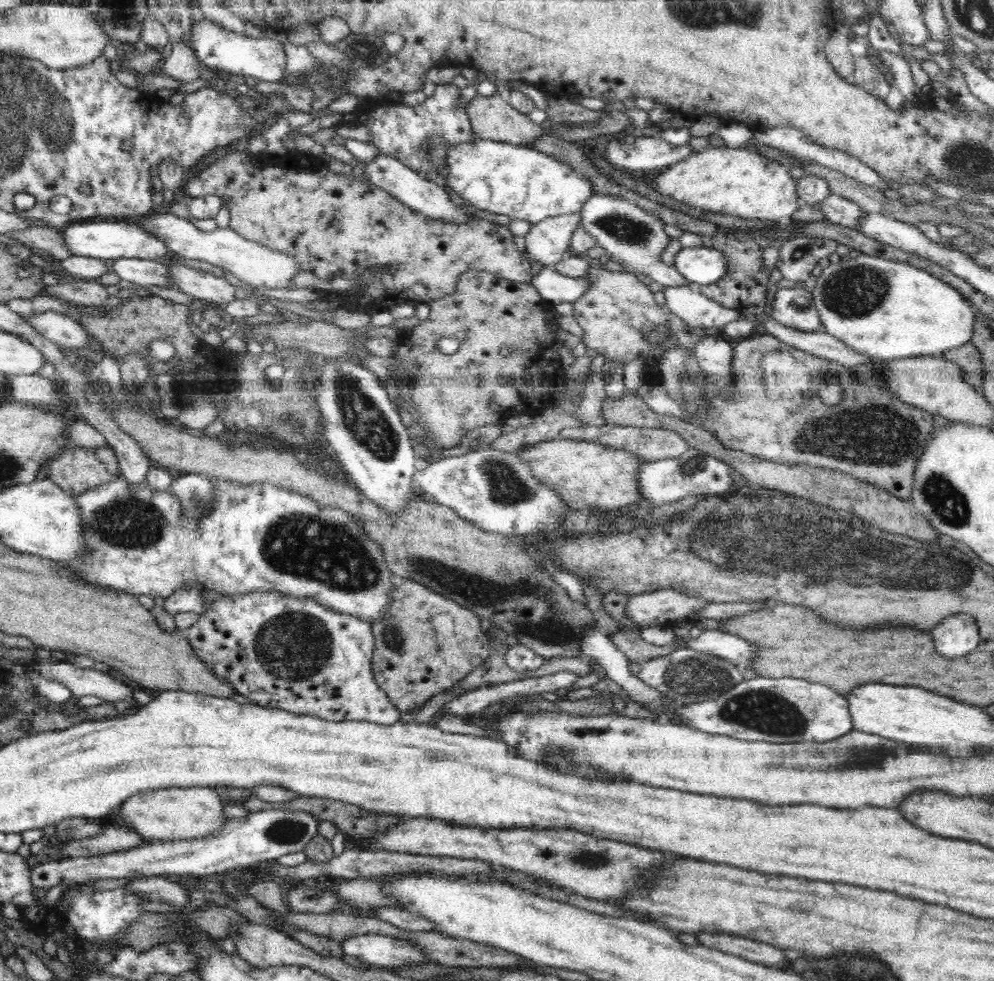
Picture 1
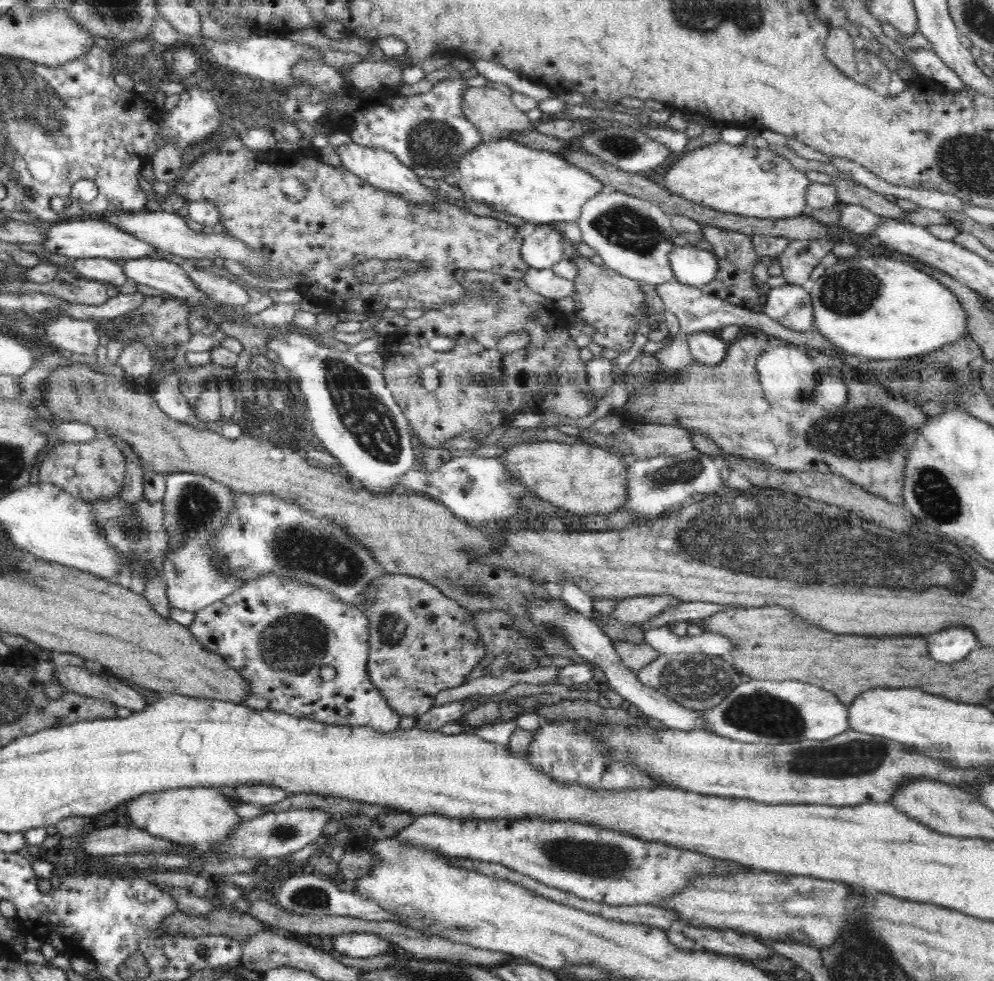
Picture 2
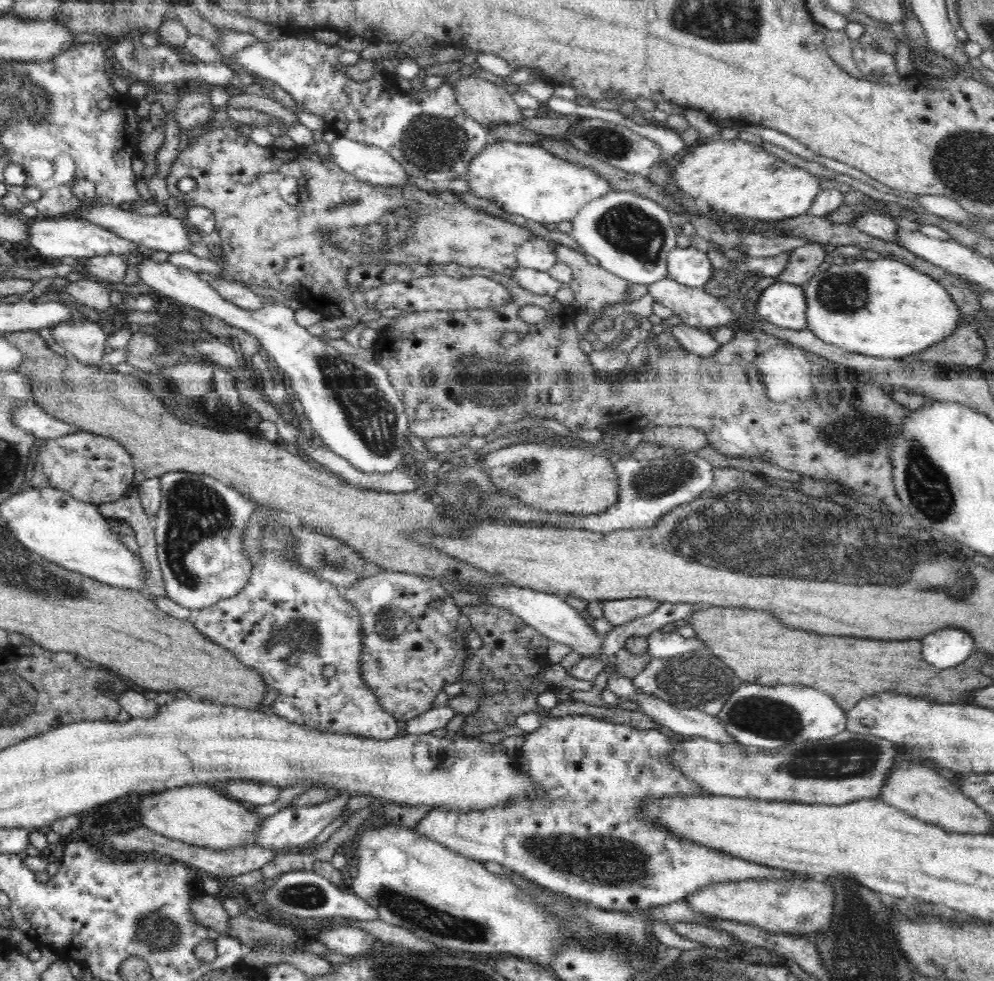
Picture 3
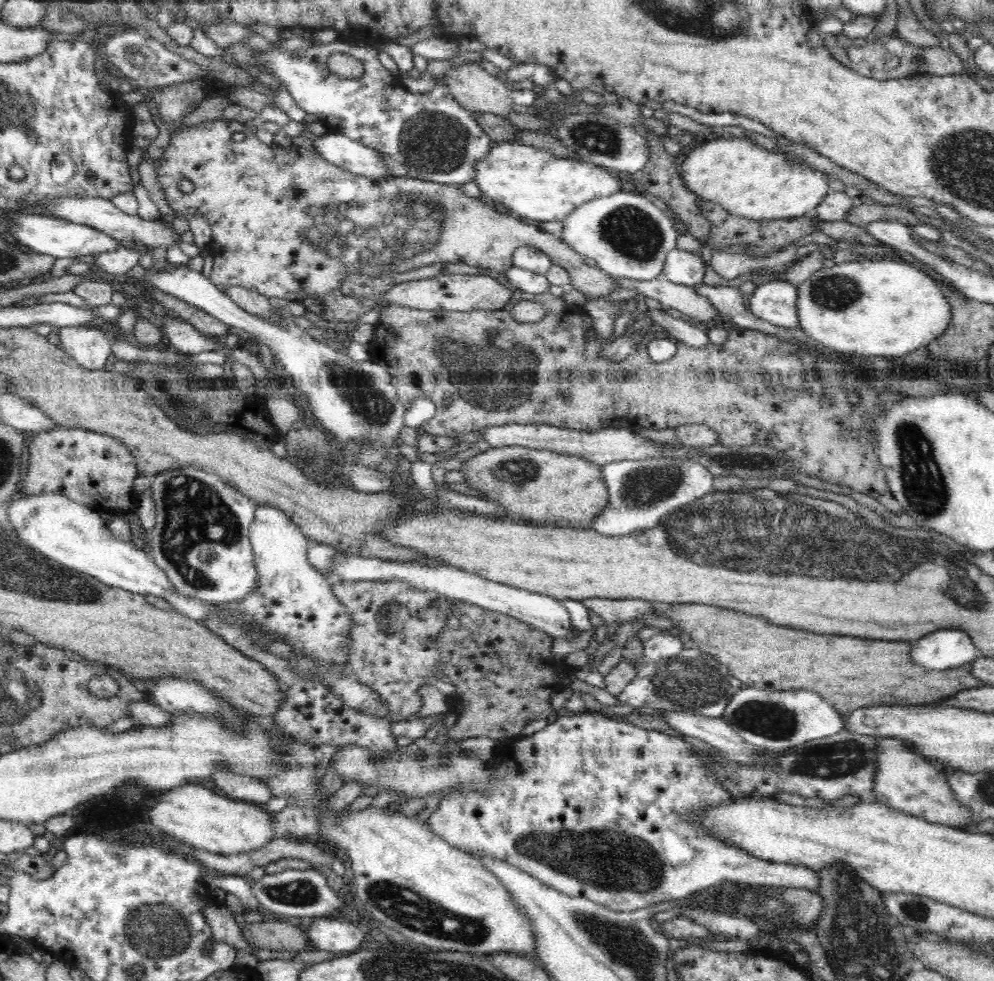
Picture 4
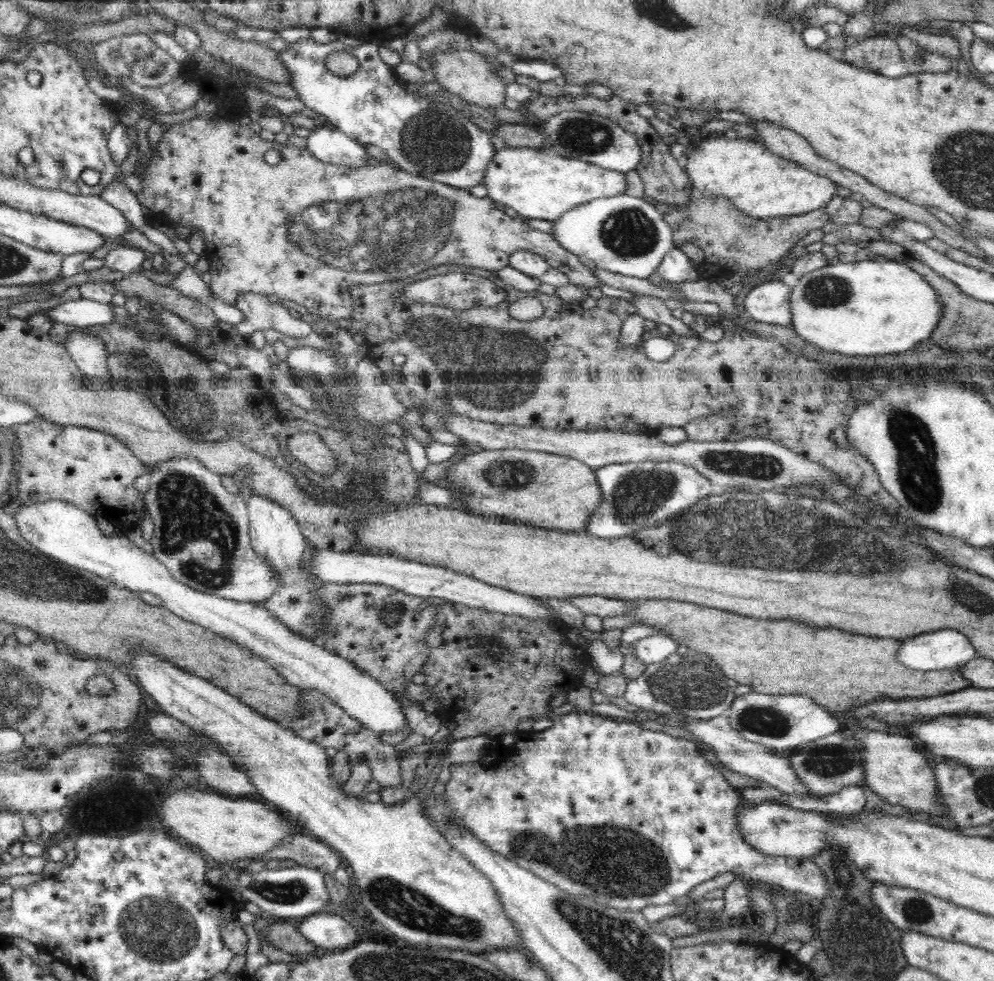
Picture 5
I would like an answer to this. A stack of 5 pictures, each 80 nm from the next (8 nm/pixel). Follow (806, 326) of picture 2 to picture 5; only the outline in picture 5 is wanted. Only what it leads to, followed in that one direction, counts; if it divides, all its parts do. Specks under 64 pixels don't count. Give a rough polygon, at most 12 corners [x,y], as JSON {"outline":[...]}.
{"outline":[[766,280],[749,288],[744,311],[791,327],[791,288]]}

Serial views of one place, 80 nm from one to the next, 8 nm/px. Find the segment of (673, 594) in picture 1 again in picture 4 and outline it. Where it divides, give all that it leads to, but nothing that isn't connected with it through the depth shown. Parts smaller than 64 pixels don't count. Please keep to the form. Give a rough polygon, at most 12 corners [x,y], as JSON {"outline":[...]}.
{"outline":[[627,598],[582,601],[606,624],[650,614],[651,601]]}

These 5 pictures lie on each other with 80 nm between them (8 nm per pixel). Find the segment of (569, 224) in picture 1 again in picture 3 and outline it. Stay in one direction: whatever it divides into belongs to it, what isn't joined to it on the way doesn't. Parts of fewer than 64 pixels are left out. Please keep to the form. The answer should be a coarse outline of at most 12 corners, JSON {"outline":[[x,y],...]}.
{"outline":[[533,236],[517,250],[521,268],[548,271],[558,263],[554,243]]}

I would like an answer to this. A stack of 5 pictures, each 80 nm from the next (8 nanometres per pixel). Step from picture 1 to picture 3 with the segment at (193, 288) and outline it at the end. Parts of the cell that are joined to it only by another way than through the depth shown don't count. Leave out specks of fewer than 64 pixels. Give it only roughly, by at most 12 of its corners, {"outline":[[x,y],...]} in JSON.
{"outline":[[200,274],[222,298],[244,310],[272,302],[236,281]]}

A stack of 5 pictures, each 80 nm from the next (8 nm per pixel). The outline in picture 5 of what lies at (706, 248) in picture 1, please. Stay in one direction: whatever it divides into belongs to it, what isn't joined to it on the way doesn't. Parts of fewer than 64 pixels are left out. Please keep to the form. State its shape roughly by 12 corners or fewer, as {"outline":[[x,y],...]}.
{"outline":[[679,248],[669,250],[658,275],[670,283],[702,278]]}

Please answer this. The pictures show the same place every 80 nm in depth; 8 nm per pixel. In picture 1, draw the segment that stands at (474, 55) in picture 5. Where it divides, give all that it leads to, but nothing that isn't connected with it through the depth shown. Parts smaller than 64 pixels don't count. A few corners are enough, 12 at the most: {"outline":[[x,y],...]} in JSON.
{"outline":[[499,92],[465,106],[477,138],[531,147],[546,130]]}

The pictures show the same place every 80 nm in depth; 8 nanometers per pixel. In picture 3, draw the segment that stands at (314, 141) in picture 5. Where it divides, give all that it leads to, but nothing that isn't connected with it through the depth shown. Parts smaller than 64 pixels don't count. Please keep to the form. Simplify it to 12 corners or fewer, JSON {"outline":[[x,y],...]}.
{"outline":[[338,135],[331,160],[360,181],[378,186],[411,183],[380,147]]}

